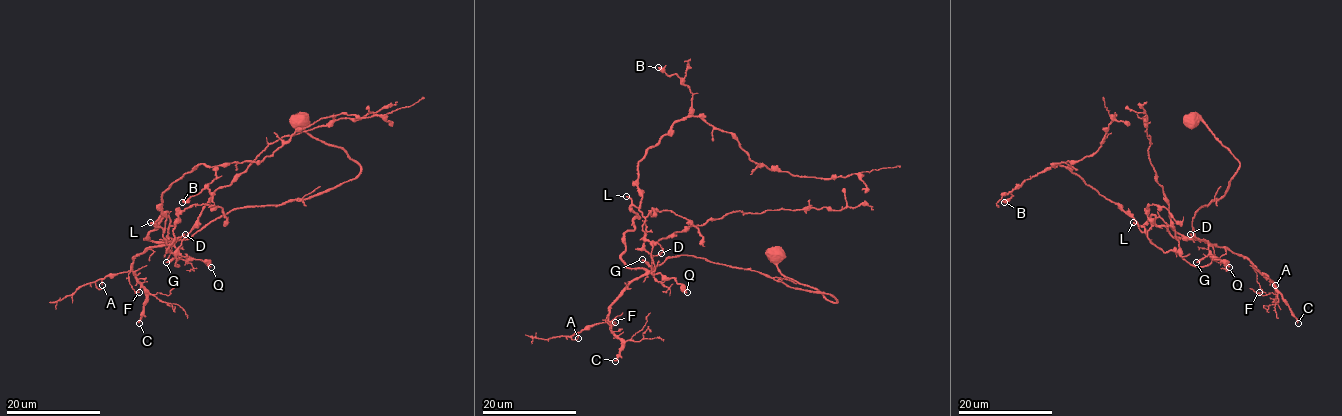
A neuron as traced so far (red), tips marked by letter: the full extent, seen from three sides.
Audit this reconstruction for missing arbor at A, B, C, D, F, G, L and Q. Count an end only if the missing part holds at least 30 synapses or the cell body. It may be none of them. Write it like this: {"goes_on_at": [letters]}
{"goes_on_at": ["C", "L"]}

